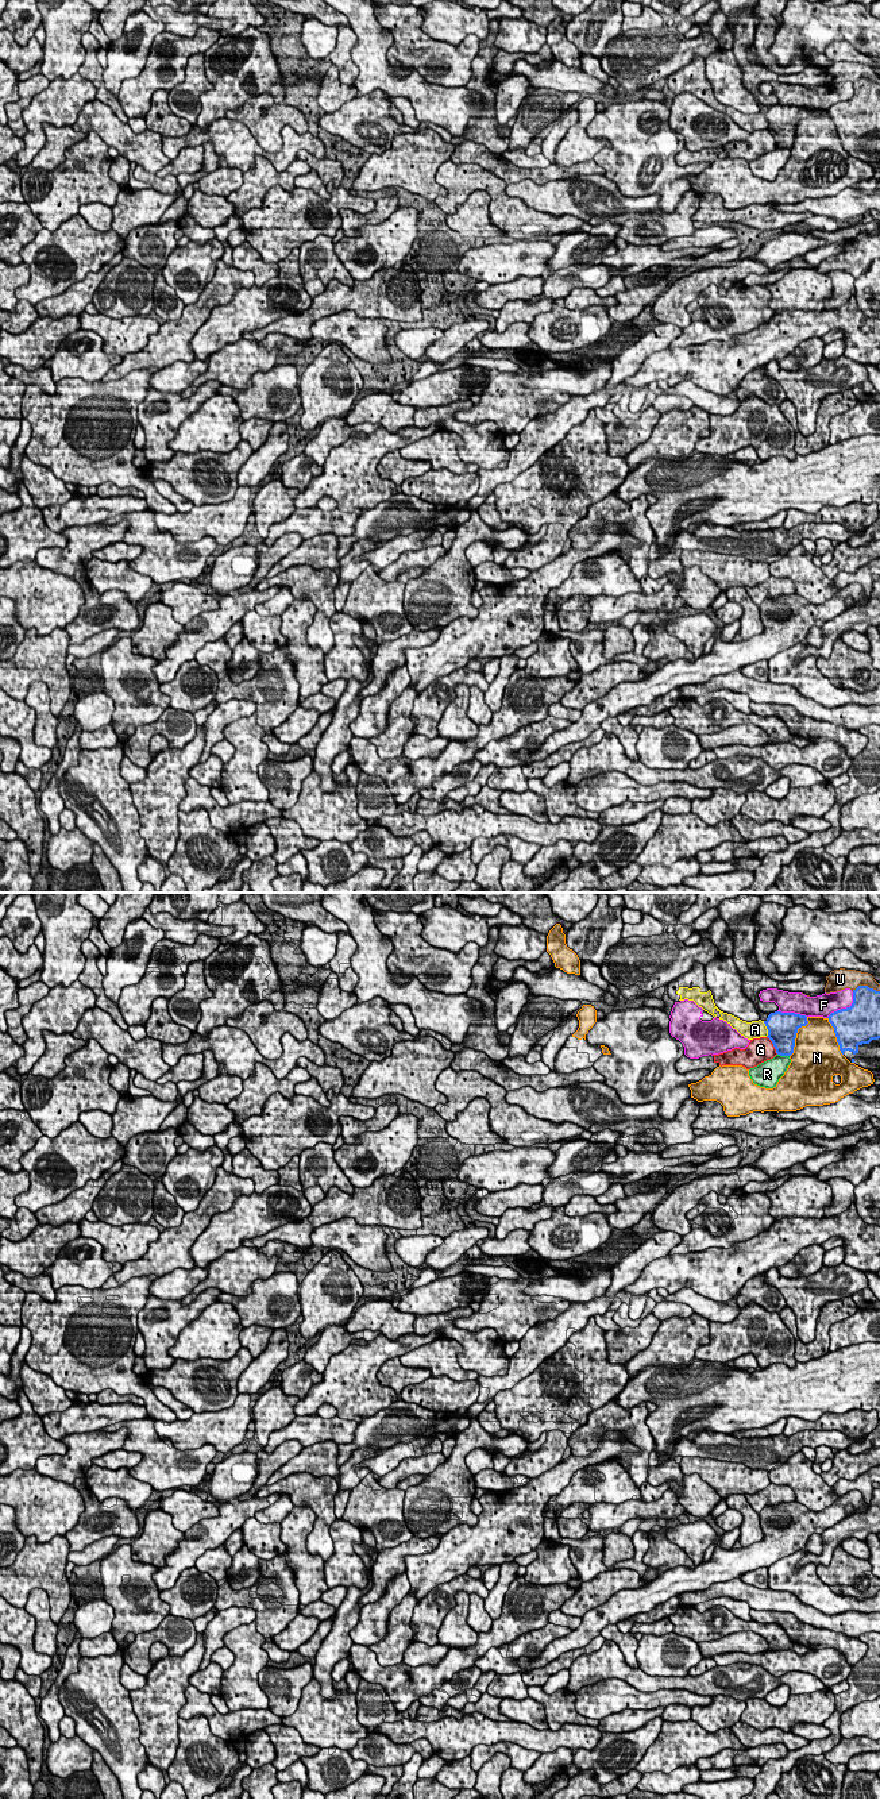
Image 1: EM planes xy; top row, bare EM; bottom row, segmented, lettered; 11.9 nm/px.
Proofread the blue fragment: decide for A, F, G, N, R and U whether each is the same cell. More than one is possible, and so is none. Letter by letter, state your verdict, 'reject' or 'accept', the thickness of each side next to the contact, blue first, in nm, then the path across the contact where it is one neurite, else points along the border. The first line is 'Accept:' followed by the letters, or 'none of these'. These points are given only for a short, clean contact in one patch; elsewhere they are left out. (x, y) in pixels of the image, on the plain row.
Accept: none of these
A: reject; calibres 360 and 220 nm; border xy (763, 114), (767, 128)
F: reject; calibres 480 and 260 nm
G: reject; calibres 360 and 280 nm; border xy (767, 128), (778, 146)
N: reject; calibres 360 and 480 nm
R: reject; calibres 300 and 280 nm
U: reject; calibres 340 and 220 nm

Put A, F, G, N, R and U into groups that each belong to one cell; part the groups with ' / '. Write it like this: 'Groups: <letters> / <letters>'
Groups: A / F / G / N / R / U

